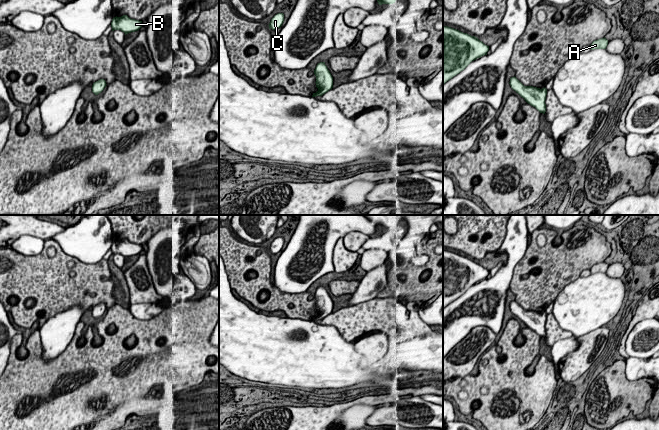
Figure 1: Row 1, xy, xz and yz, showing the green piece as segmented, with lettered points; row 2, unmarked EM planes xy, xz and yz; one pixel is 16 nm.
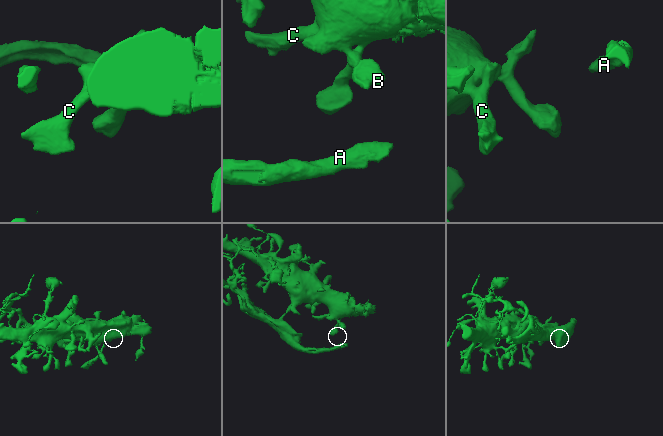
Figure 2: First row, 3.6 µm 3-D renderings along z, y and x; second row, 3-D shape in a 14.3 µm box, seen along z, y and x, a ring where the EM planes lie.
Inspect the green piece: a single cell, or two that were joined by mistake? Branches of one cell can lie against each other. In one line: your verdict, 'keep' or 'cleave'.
cleave

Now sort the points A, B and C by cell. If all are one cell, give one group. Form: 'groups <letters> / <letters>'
groups A / B C

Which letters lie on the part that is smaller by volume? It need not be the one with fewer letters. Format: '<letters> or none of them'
A

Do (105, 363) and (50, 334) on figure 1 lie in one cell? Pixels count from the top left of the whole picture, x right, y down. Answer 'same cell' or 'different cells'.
different cells

